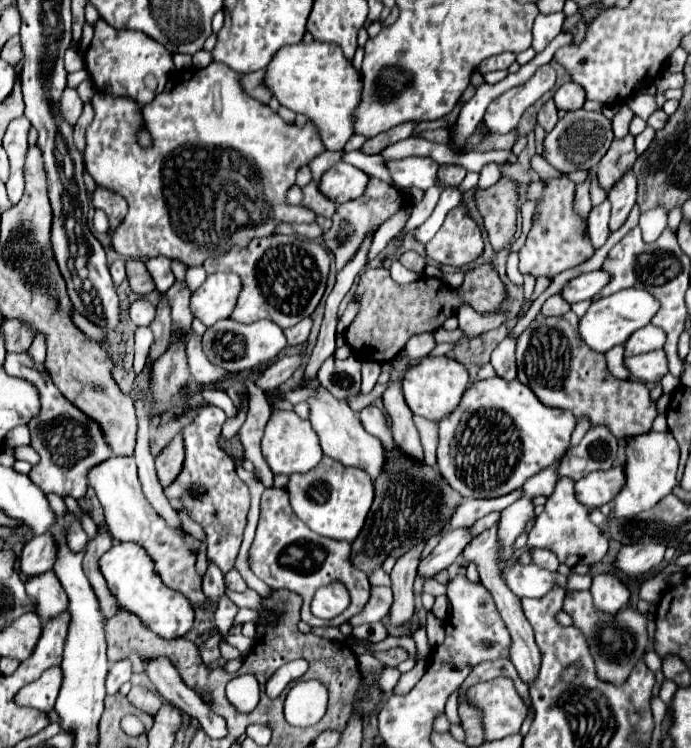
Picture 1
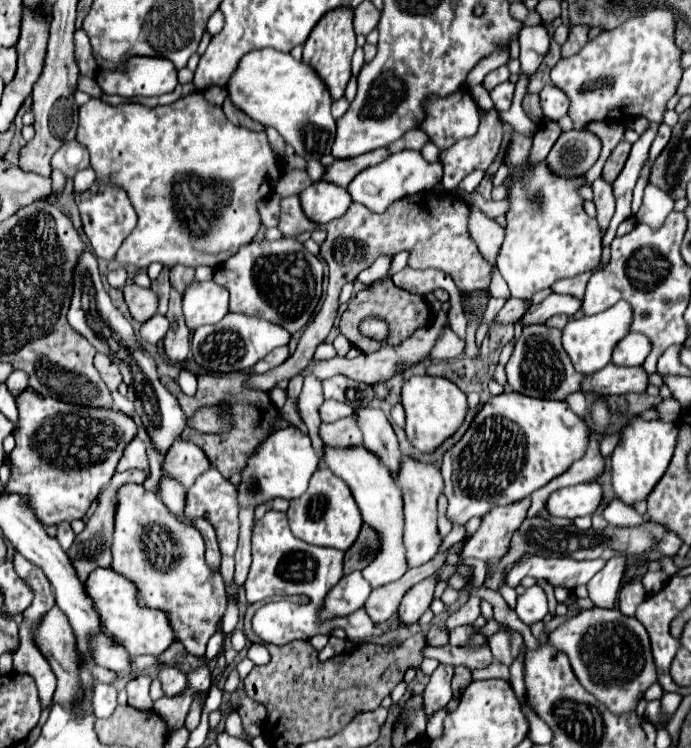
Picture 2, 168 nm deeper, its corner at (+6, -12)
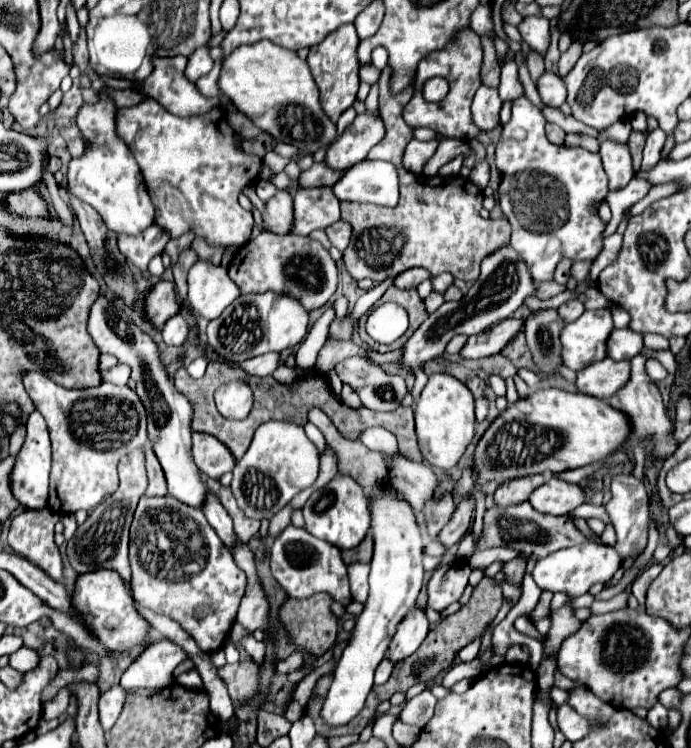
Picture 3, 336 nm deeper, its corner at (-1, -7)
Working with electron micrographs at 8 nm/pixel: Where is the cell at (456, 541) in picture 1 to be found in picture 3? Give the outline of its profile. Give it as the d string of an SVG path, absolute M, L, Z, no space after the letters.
M414 605L414 609L410 609L410 615L406 615L406 619L402 619L402 623L398 625L398 631L388 649L390 659L396 663L412 655L426 639L426 635L428 635L426 609L420 609L418 605Z

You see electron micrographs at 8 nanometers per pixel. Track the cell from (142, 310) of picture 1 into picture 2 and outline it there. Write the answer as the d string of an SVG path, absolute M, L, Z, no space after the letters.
M155 314L151 320L147 320L147 322L141 326L141 338L143 338L145 342L157 344L157 342L161 342L161 340L165 338L167 330L169 330L167 318L161 316L161 314Z

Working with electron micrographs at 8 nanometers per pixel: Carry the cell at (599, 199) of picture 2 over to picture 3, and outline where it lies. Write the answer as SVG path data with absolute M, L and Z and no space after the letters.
M604 141L602 147L600 147L600 157L602 157L602 163L604 163L604 171L608 175L610 189L614 191L614 189L626 187L630 183L630 179L634 177L628 145Z

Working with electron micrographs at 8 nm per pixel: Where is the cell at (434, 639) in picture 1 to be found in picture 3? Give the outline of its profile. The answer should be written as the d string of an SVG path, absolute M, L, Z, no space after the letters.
M424 689L420 695L416 695L414 699L406 701L404 709L400 711L400 721L424 727L430 721L436 703L438 703L436 697L428 689Z

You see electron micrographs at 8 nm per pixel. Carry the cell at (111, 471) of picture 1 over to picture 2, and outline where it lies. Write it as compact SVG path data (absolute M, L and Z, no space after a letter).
M125 484L119 490L119 502L117 502L117 514L115 514L115 536L113 536L113 570L135 584L141 606L157 608L167 614L177 640L185 646L189 654L193 656L205 654L207 640L215 634L217 622L221 620L227 606L225 580L219 570L213 570L205 562L205 544L199 530L191 524L179 522L165 508L165 504L141 484Z

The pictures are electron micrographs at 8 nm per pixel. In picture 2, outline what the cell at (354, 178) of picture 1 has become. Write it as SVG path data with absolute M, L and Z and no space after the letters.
M319 180L299 192L299 202L303 214L317 226L323 226L347 212L351 196L347 196L345 188Z

